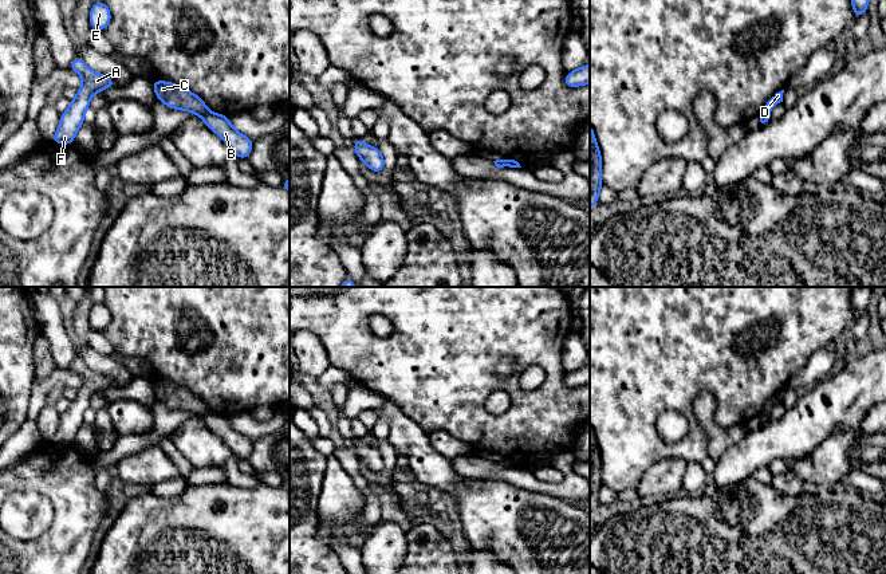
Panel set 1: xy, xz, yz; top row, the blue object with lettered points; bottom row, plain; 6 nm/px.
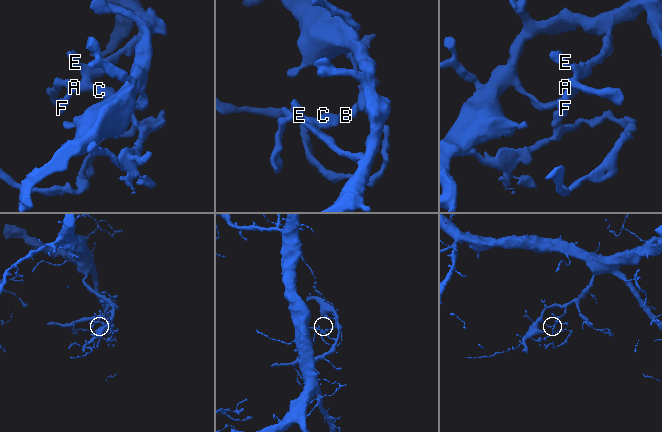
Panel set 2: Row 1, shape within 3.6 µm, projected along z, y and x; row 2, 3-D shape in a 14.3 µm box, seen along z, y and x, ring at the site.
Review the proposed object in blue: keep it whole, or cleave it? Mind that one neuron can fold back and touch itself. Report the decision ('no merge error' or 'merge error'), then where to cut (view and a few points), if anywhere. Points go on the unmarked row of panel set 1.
merge error; cut xy (207, 411), (201, 416)

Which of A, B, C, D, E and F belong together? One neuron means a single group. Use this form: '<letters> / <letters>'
A C D E F / B

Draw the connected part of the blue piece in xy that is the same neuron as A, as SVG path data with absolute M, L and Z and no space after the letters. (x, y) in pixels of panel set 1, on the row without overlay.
M76 357L68 367L83 378L83 385L76 397L70 402L68 409L60 414L60 424L51 441L60 445L71 445L78 430L83 425L84 413L90 408L90 398L102 389L117 388L115 382L88 369L83 359Z

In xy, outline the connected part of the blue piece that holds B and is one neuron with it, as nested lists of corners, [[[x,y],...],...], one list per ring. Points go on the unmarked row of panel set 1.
[[[206,412],[202,416],[204,424],[223,439],[229,449],[243,460],[248,460],[252,451],[253,441],[239,433],[229,422],[227,416],[221,416],[213,412]]]

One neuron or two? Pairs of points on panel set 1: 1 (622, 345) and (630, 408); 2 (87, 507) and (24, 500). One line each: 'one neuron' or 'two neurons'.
1: one neuron
2: two neurons

